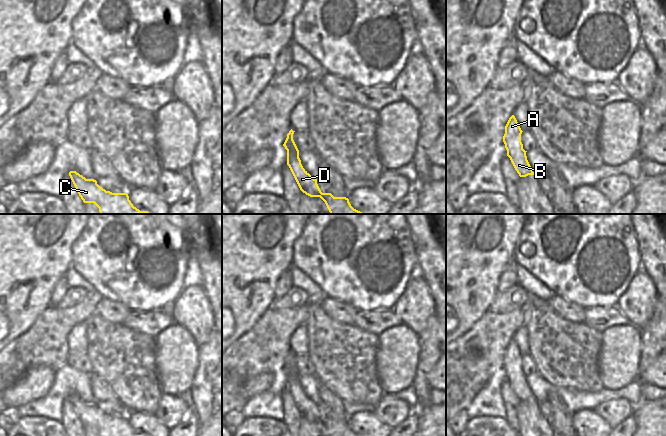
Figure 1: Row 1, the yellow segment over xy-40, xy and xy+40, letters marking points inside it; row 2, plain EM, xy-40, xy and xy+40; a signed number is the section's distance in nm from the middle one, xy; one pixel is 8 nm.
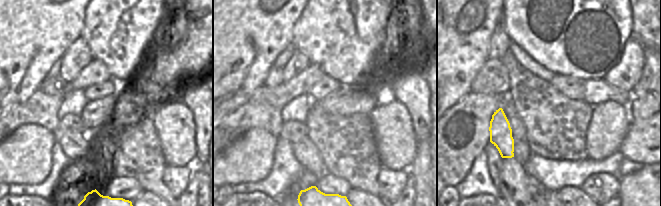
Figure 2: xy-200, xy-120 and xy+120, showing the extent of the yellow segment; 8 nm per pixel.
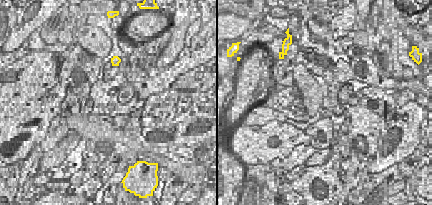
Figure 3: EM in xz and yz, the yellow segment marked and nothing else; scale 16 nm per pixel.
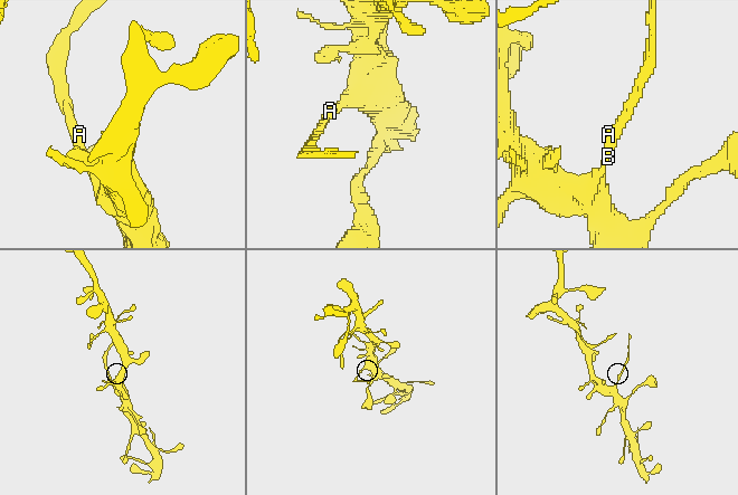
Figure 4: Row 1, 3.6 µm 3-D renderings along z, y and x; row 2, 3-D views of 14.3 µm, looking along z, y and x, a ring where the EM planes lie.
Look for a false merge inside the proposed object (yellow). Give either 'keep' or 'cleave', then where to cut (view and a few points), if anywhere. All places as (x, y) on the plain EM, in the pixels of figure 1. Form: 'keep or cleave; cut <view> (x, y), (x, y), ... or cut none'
cleave; cut xy+40 (523, 373), (519, 380), (509, 381)

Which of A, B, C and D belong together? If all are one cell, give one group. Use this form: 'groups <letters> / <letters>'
groups A / B C D

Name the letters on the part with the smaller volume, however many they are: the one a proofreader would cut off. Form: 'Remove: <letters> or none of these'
Remove: A

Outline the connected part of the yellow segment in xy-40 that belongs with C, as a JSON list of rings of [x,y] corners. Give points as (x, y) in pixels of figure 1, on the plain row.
[[[76,395],[69,400],[84,427],[94,427],[99,436],[148,436],[133,430],[127,417],[112,417],[97,408],[94,403],[86,403]]]

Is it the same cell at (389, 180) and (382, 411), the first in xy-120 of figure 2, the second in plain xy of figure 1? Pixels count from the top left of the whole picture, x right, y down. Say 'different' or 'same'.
same

